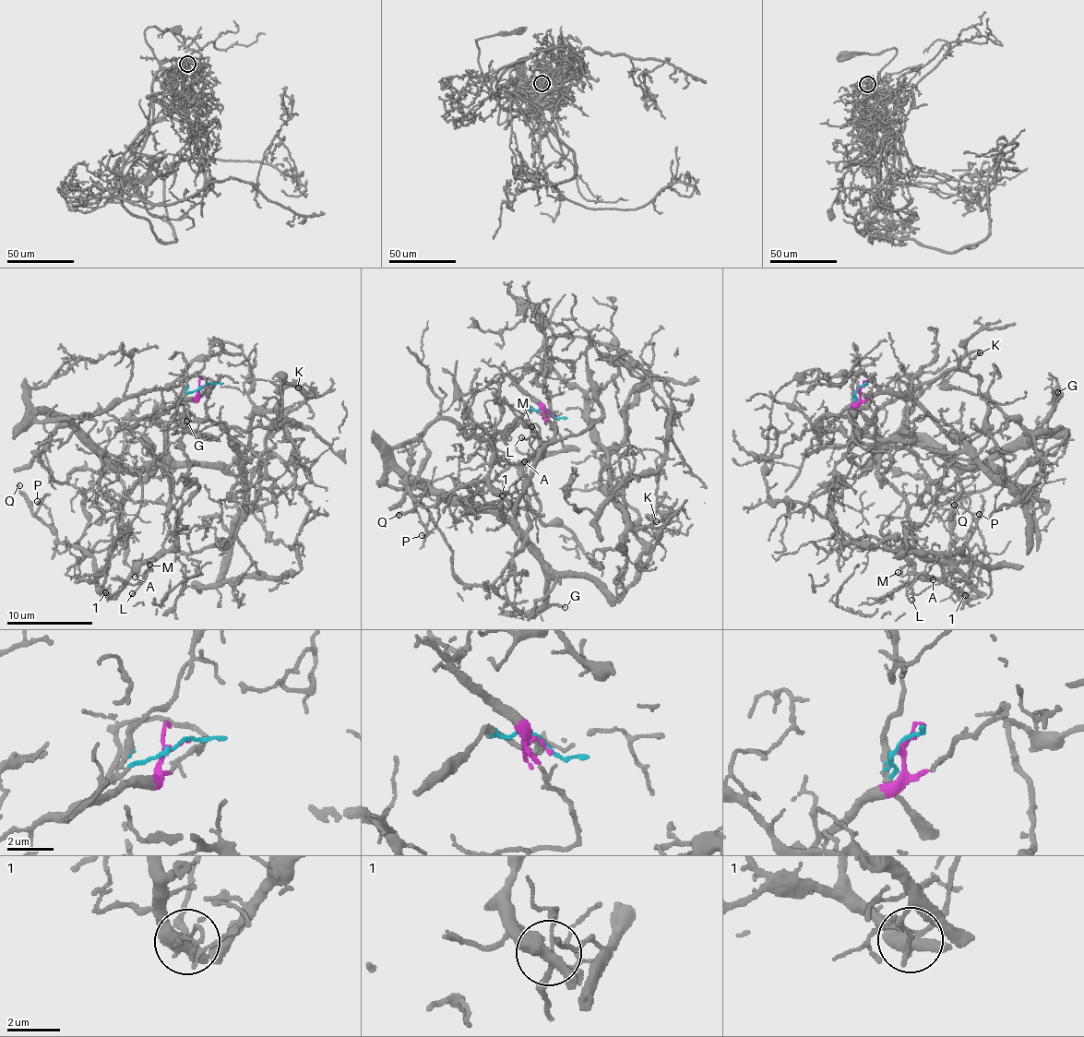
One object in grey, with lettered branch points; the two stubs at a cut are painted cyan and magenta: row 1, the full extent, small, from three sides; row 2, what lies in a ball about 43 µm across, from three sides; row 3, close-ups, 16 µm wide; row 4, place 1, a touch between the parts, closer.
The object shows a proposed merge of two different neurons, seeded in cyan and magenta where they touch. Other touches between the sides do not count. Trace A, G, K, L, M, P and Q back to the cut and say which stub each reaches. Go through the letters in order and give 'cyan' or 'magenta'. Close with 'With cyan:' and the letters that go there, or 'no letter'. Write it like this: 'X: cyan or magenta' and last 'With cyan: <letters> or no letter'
A: cyan
G: magenta
K: cyan
L: cyan
M: cyan
P: cyan
Q: cyan
With cyan: A, K, L, M, P, Q

